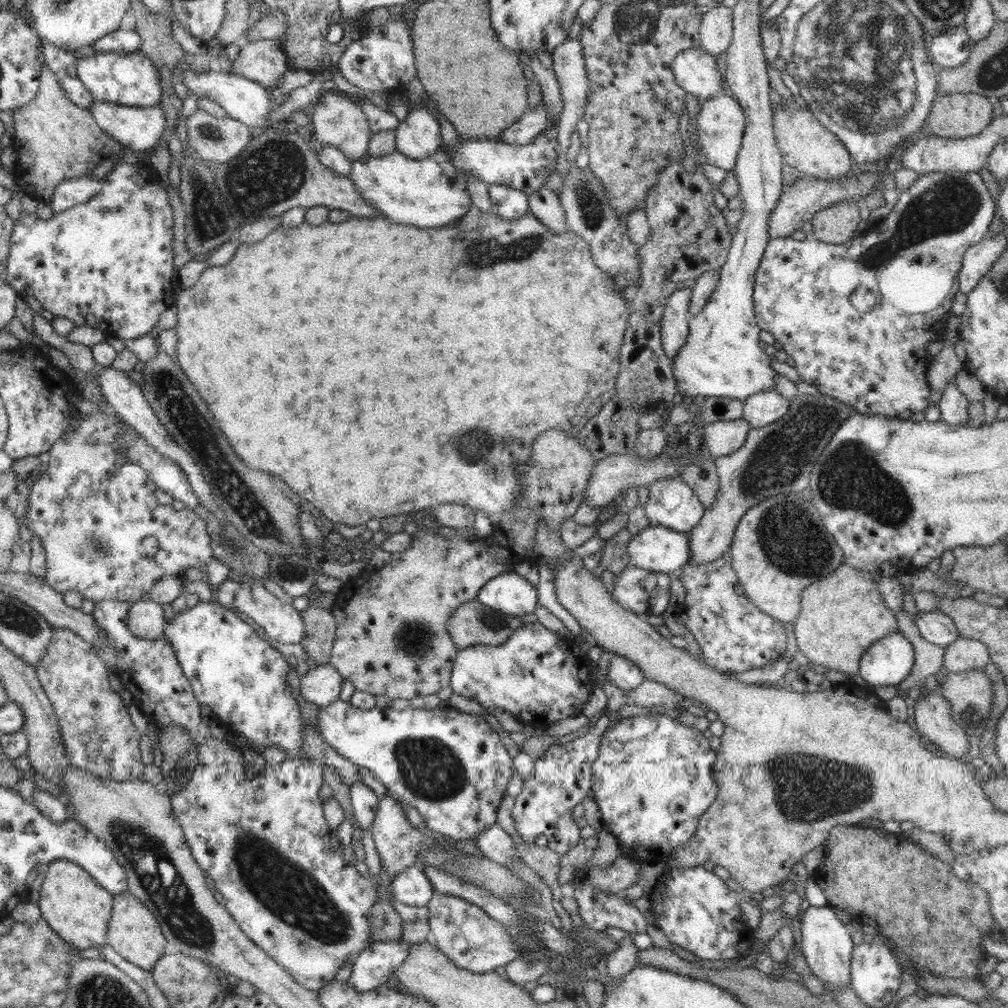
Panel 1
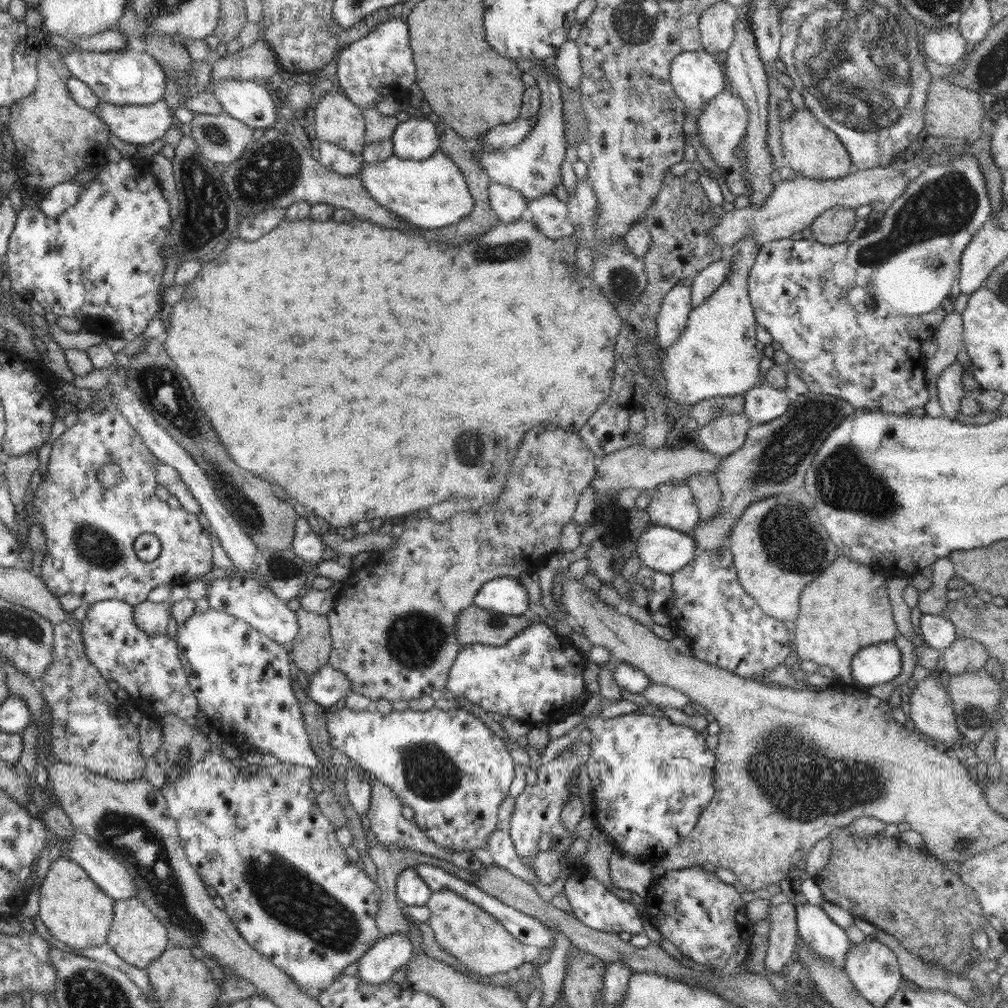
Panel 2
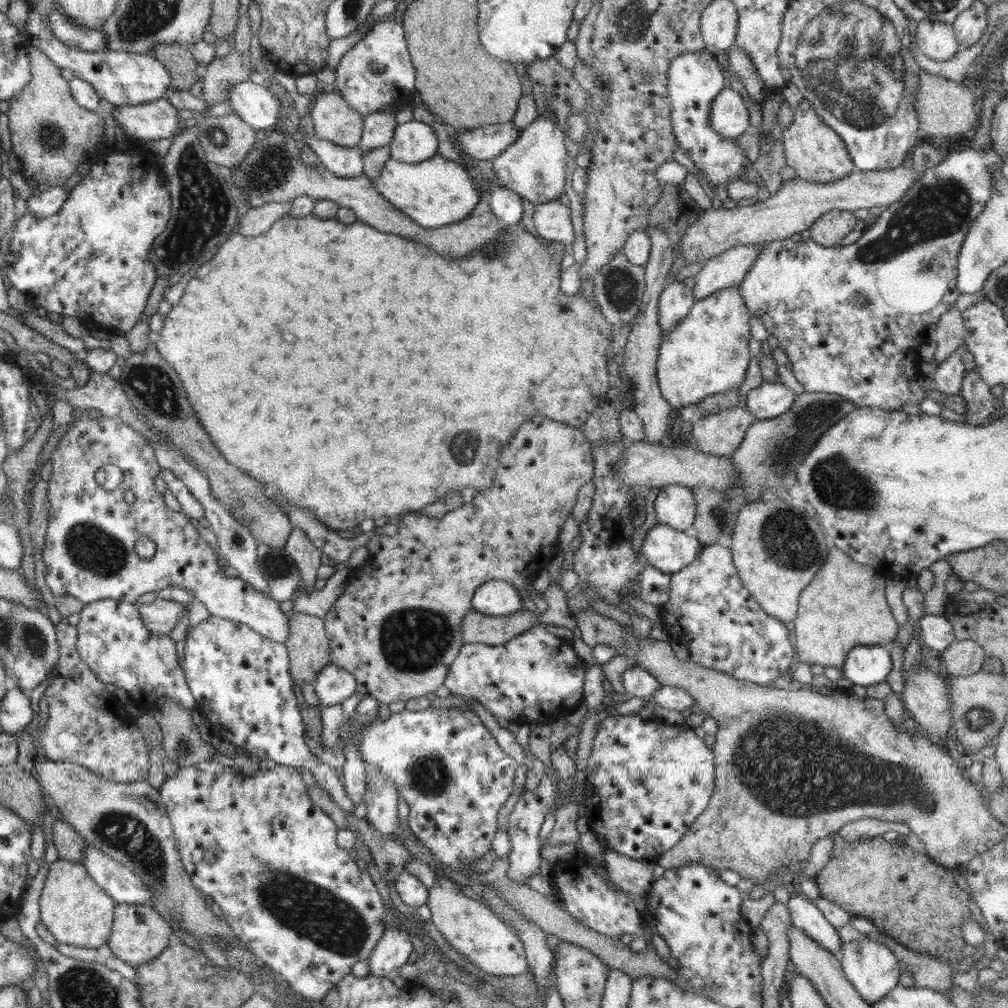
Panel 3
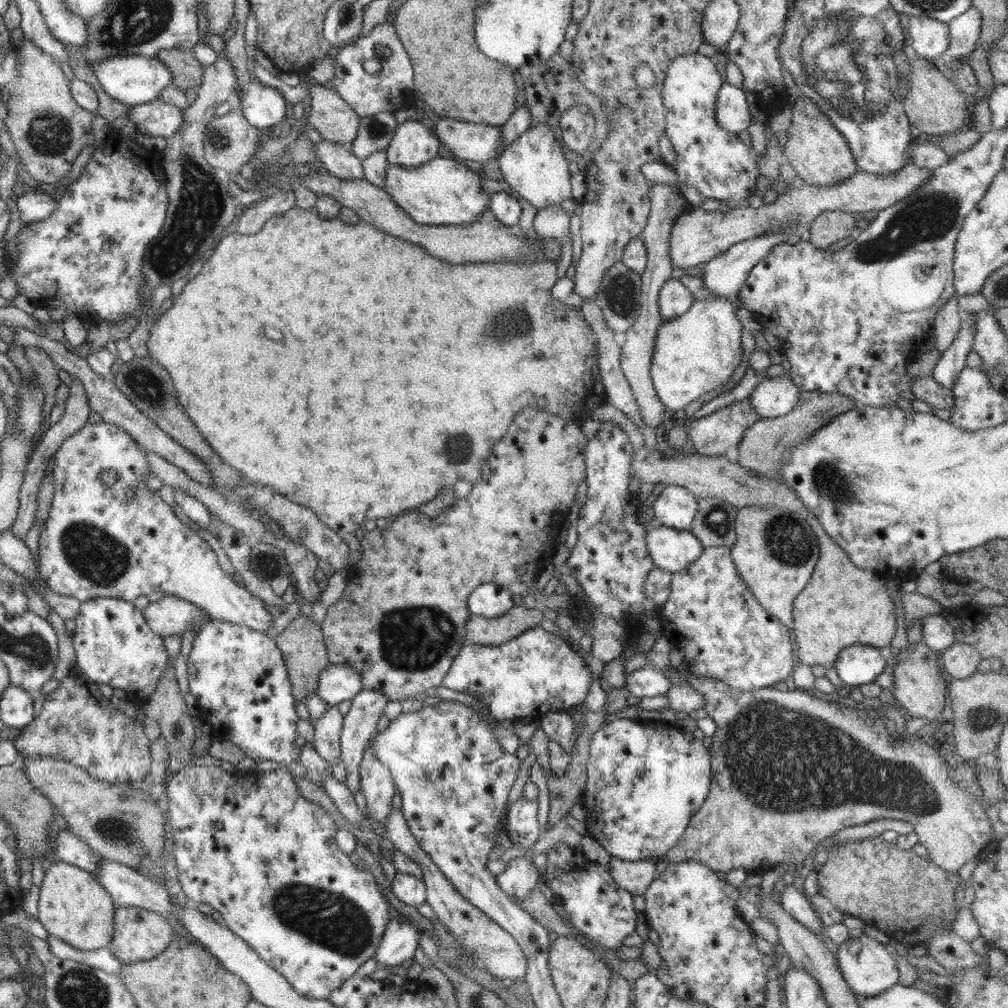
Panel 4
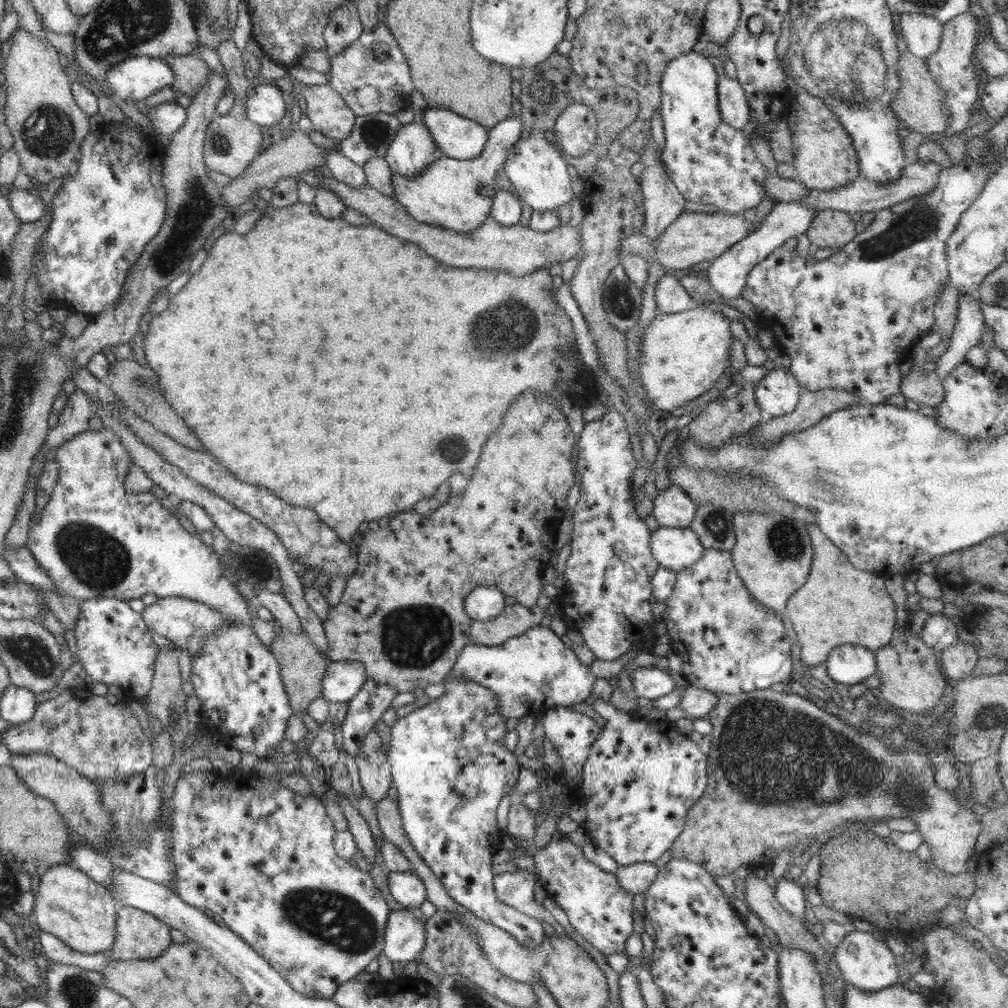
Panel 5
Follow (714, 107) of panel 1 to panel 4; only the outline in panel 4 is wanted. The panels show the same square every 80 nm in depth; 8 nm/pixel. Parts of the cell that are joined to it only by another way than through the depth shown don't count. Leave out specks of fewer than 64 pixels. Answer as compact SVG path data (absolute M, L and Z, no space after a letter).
M727 82L718 91L715 113L718 126L726 132L738 135L750 127L751 116L745 92Z

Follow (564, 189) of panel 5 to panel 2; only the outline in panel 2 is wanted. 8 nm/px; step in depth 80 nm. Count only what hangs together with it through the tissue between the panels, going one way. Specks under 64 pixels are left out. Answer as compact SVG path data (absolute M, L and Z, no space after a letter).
M546 59L533 61L537 87L541 90L540 109L536 116L536 124L530 134L517 146L502 147L498 150L482 145L476 146L473 155L477 158L482 170L486 172L491 183L504 185L517 190L528 201L536 200L539 196L553 193L554 187L563 182L560 166L565 161L565 129L562 110L562 95L559 81L553 74L549 74L545 66Z

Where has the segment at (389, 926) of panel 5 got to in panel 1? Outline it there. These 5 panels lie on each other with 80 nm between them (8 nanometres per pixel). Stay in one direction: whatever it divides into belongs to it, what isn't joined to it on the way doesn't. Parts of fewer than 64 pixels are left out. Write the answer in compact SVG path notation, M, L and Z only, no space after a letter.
M402 940L374 941L355 958L348 982L358 990L374 990L388 982L406 960L409 946Z

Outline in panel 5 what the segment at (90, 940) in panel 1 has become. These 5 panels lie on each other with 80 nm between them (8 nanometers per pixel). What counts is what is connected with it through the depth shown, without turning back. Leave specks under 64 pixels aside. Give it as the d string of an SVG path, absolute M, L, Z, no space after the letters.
M55 865L41 876L32 918L40 931L56 936L72 950L86 954L110 951L116 936L117 904L112 892L78 868Z

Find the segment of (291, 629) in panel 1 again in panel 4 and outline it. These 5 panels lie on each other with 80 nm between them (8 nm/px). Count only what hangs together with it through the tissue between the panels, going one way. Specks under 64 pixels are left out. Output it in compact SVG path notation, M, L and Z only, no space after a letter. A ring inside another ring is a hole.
M102 420L100 423L96 424L87 422L80 430L68 436L60 445L60 448L54 453L55 466L53 470L56 477L56 491L53 494L49 516L42 526L39 539L39 564L41 566L39 576L44 584L47 585L46 588L50 588L52 592L56 592L56 594L60 594L61 596L72 596L72 598L80 600L81 604L88 602L88 600L95 600L98 598L121 599L133 602L138 597L147 597L147 595L152 594L152 592L164 592L165 595L177 597L197 605L201 610L204 610L211 619L219 619L242 626L245 625L251 630L253 629L267 635L271 625L274 624L274 617L272 617L267 610L268 605L264 604L262 600L250 593L245 585L240 585L231 579L229 574L226 574L220 565L218 565L216 553L212 551L212 547L208 545L196 531L192 530L188 525L183 524L180 519L176 517L171 506L162 500L158 492L149 490L146 486L145 480L152 475L149 464L145 459L146 451L148 450L145 450L138 444L123 428ZM103 470L115 470L118 475L116 483L111 486L105 485L101 479Z

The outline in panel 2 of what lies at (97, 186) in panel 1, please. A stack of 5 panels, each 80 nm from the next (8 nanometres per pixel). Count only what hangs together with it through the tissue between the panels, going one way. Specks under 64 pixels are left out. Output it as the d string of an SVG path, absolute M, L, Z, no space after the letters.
M74 180L58 184L50 192L38 196L39 209L48 217L55 218L66 208L77 203L78 197L84 192L84 184Z

